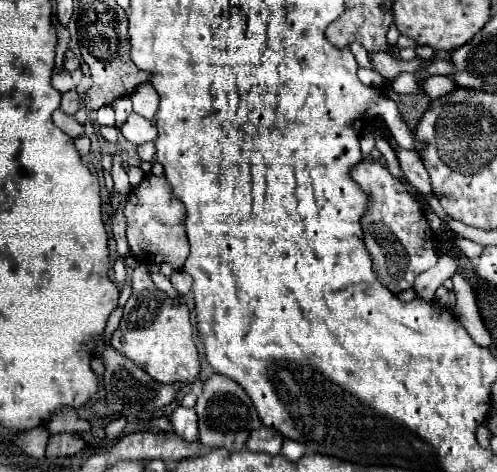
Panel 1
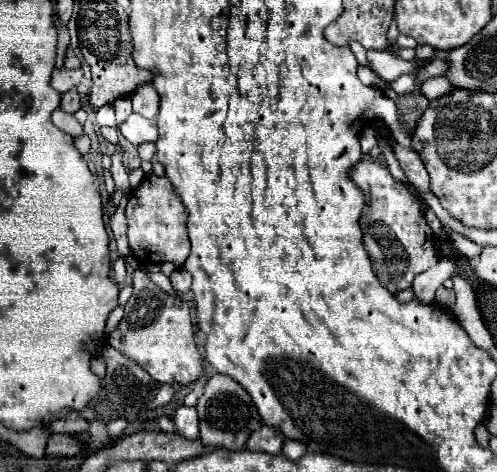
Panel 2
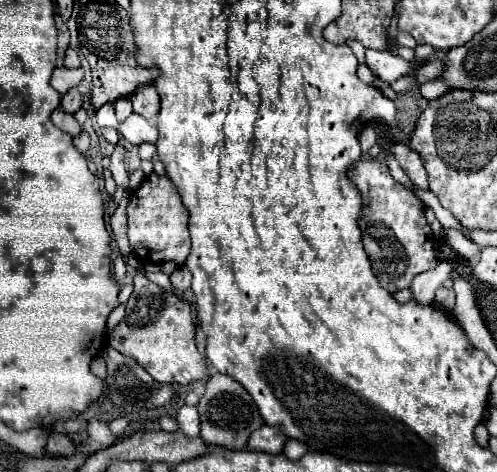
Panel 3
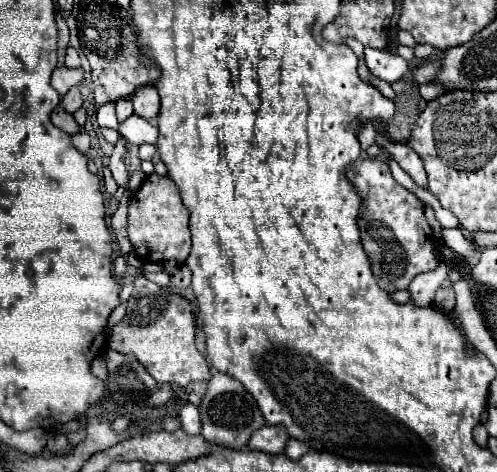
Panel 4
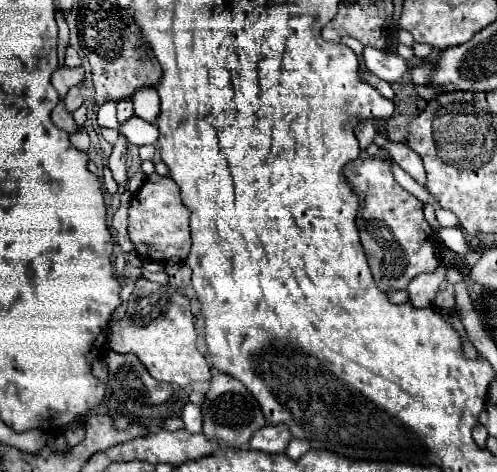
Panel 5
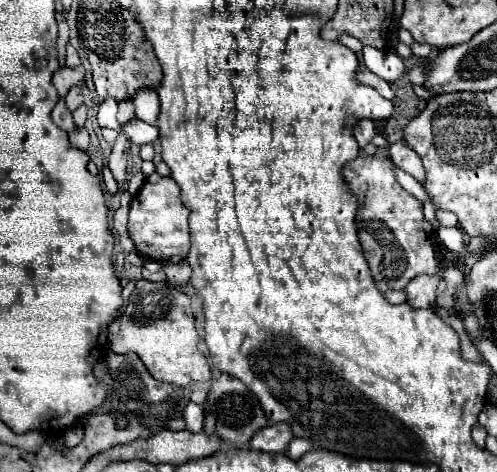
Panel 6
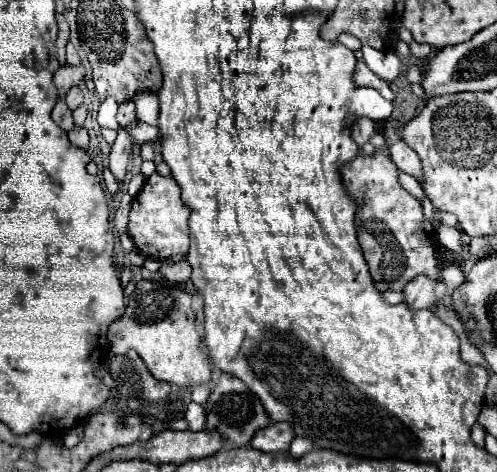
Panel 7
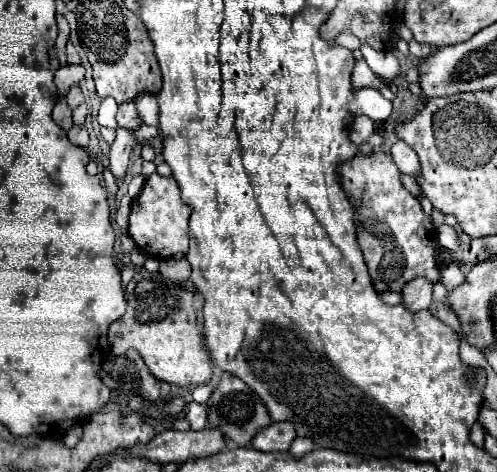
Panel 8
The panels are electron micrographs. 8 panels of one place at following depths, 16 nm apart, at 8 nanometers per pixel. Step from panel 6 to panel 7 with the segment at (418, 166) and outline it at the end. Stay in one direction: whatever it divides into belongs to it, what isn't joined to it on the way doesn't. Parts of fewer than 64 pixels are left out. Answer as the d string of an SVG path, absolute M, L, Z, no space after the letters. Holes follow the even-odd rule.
M398 140L398 142L390 148L390 156L392 156L394 164L396 164L402 172L406 172L406 174L410 174L410 176L414 176L414 178L420 178L420 176L422 176L422 164L420 164L418 154L416 154L412 148L408 148L408 144L404 144L402 140Z

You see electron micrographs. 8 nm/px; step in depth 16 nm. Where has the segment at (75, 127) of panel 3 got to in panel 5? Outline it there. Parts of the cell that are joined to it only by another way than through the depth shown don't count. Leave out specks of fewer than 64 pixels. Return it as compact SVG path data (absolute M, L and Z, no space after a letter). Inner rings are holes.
M62 100L58 102L58 108L54 108L54 110L52 110L52 122L54 122L58 128L66 130L68 134L76 130L76 124L74 124L74 120L72 120L72 114L64 108Z

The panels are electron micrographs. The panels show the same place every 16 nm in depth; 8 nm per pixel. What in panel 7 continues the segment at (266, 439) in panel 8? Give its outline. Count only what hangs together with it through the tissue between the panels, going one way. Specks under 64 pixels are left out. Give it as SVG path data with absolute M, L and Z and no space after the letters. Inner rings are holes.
M276 422L256 432L256 436L252 438L252 448L262 452L286 452L294 436L296 434L292 432L292 424Z

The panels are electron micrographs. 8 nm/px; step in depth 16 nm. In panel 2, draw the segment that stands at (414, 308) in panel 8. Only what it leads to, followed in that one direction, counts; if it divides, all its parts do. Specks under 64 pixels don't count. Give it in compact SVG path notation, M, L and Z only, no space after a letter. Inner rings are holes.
M442 258L434 268L430 268L428 272L422 272L418 278L414 278L412 282L412 292L414 298L422 304L432 304L434 302L434 292L438 290L438 286L442 286L442 282L446 278L450 278L456 270L456 262L450 258Z

